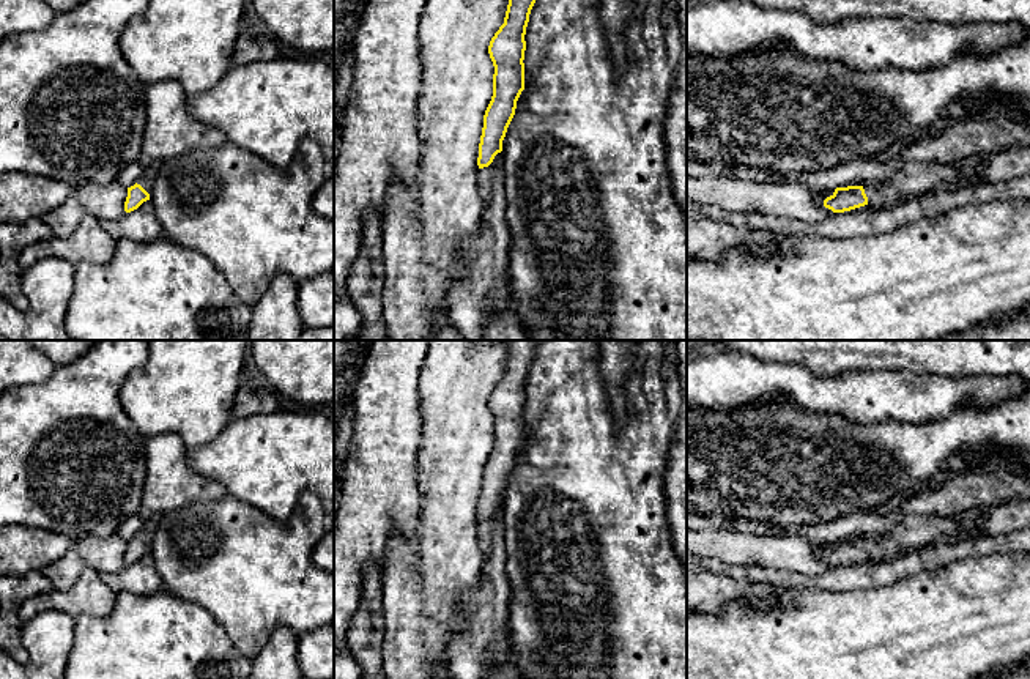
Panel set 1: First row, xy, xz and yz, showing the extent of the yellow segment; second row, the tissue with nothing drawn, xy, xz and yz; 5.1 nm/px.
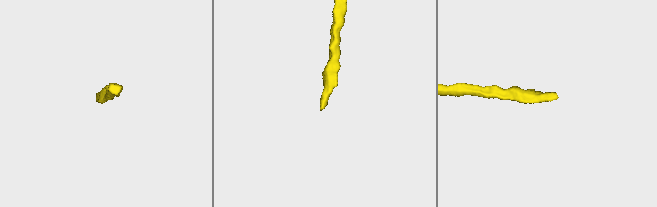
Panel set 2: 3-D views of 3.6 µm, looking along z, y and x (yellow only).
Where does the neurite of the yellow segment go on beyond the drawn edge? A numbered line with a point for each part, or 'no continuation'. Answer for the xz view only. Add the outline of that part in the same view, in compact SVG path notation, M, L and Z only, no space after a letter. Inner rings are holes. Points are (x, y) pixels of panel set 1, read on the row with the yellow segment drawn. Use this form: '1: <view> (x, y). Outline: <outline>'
1: xz (485, 177). Outline: M490 165L479 169L477 181L479 181L479 194L484 200L485 208L491 199L491 186L493 186L493 173Z

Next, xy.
1: xy (147, 180). Outline: M153 162L150 167L143 169L143 173L137 181L137 184L140 184L148 194L153 191L159 169L161 162Z

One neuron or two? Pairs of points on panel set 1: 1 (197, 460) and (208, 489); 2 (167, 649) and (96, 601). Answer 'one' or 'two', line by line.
1: two
2: two

